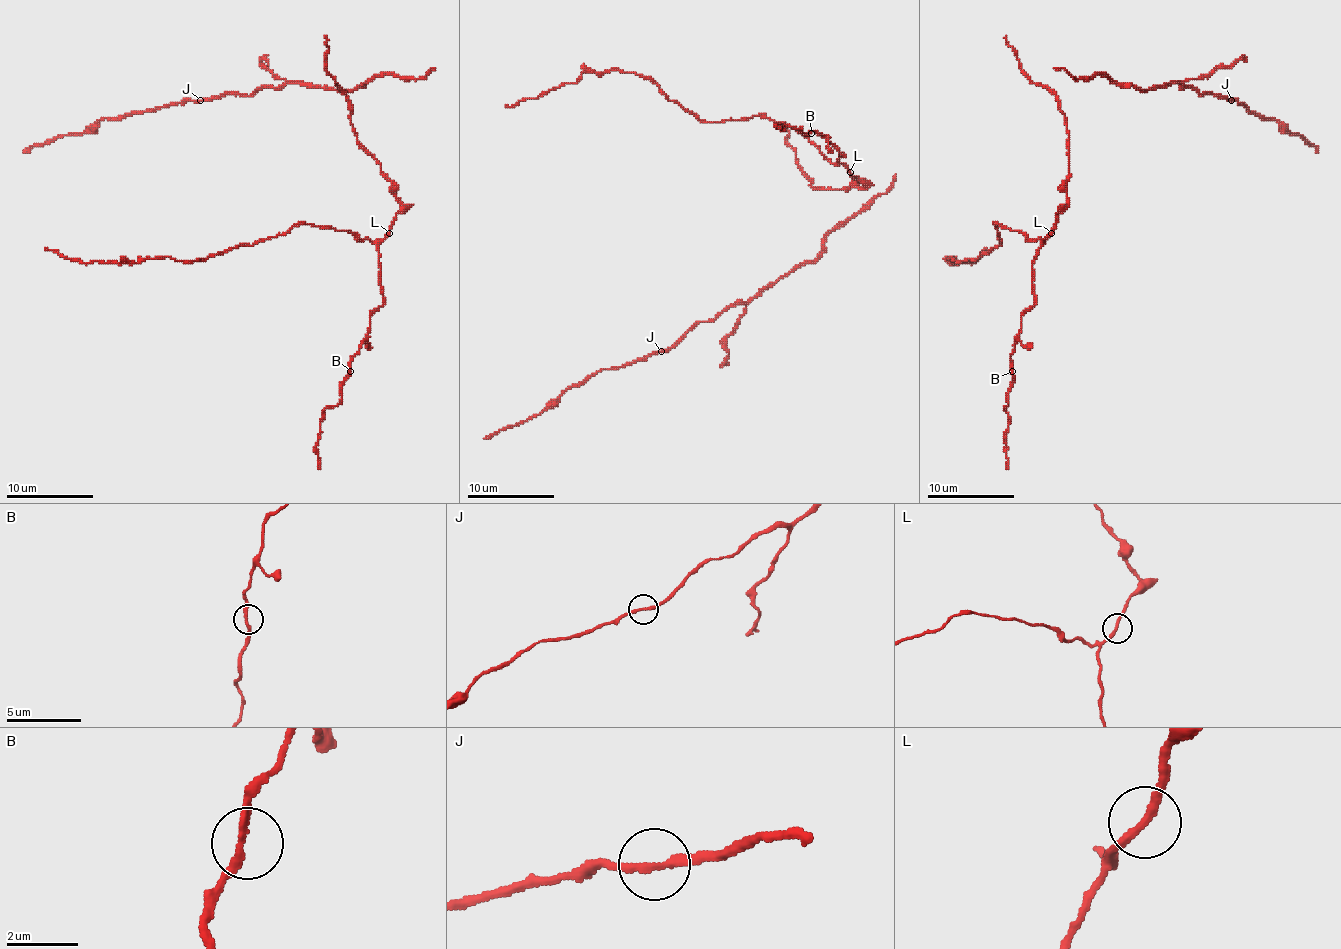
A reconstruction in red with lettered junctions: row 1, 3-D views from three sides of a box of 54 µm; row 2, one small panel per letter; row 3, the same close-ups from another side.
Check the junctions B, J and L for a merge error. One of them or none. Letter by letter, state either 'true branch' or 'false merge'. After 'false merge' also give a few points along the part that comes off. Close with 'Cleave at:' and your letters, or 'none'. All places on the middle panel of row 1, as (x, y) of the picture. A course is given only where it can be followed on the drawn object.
B: true branch
J: true branch
L: true branch
Cleave at: none

